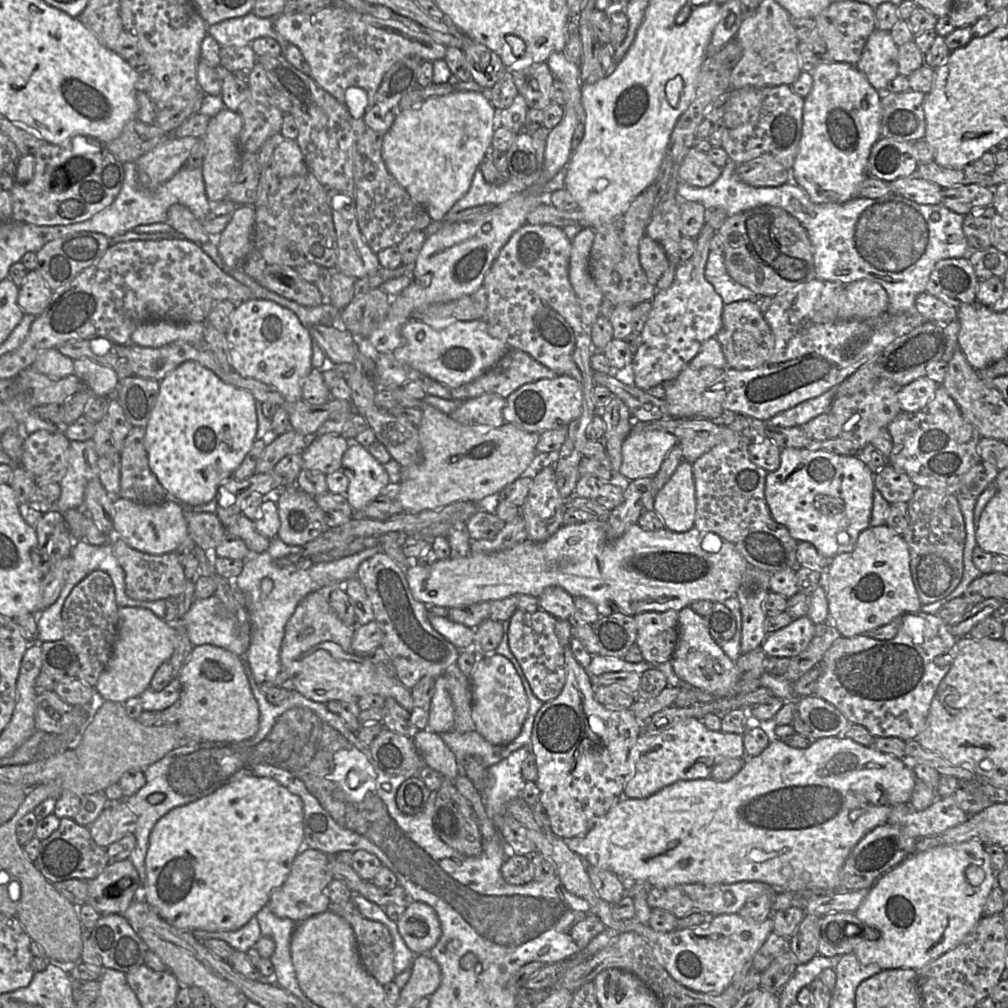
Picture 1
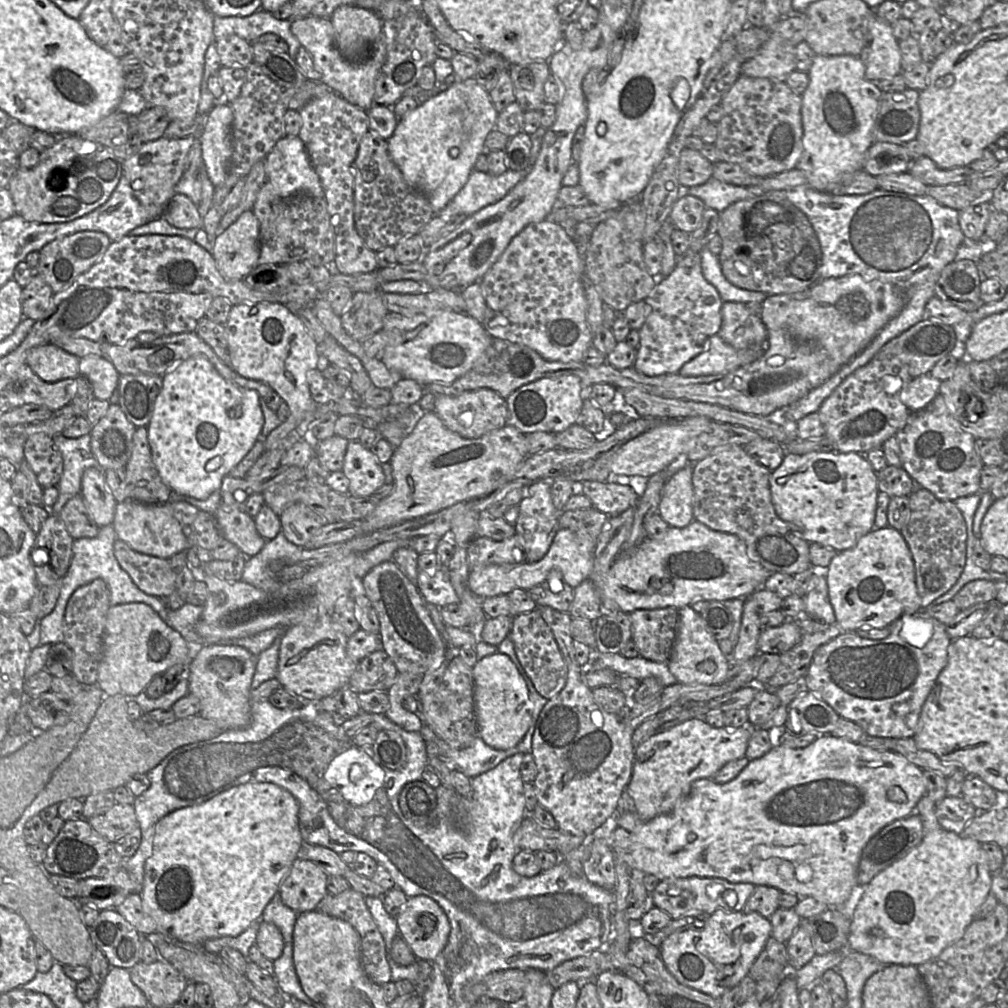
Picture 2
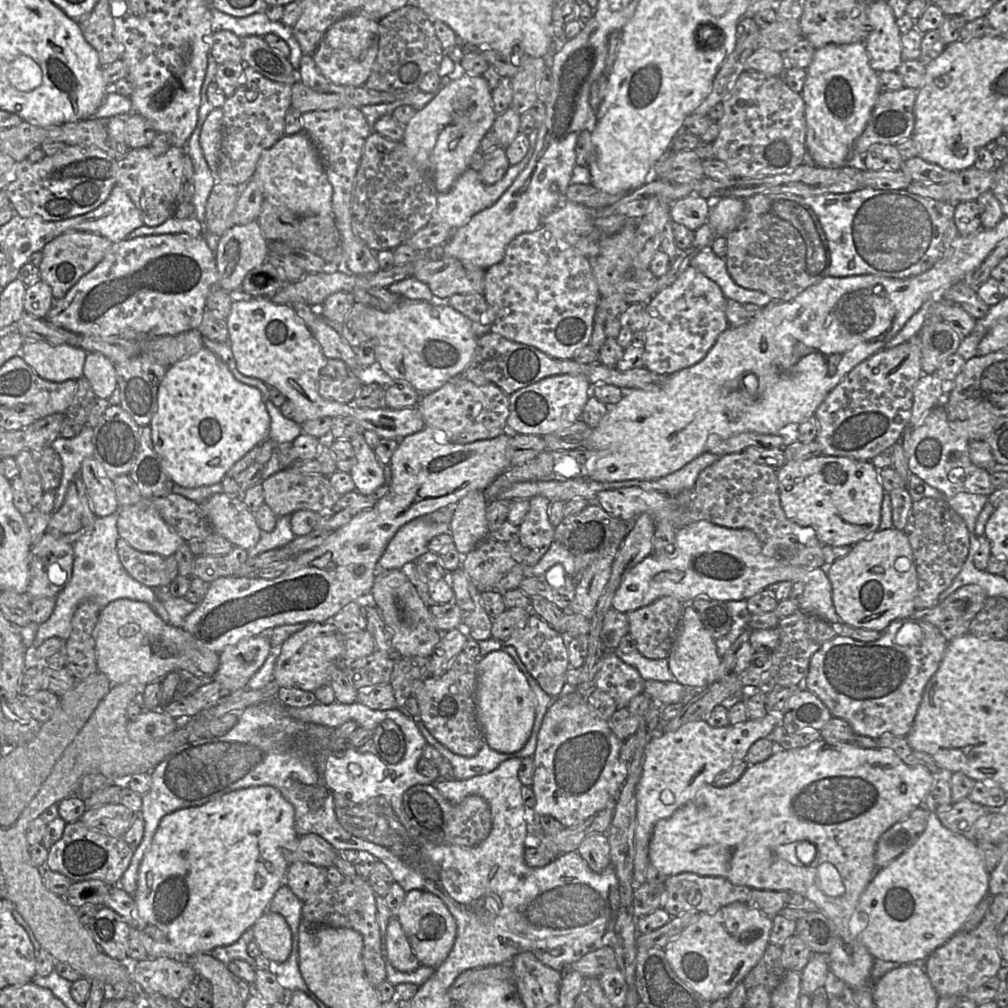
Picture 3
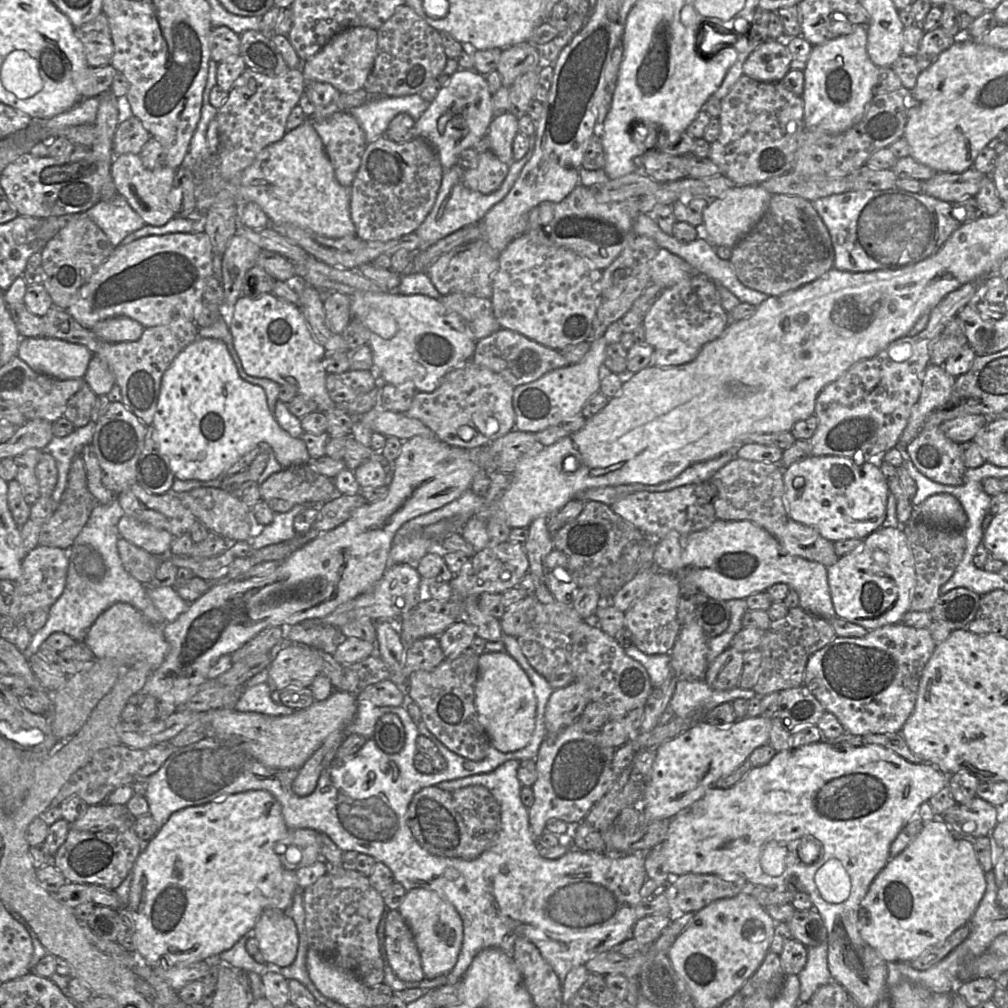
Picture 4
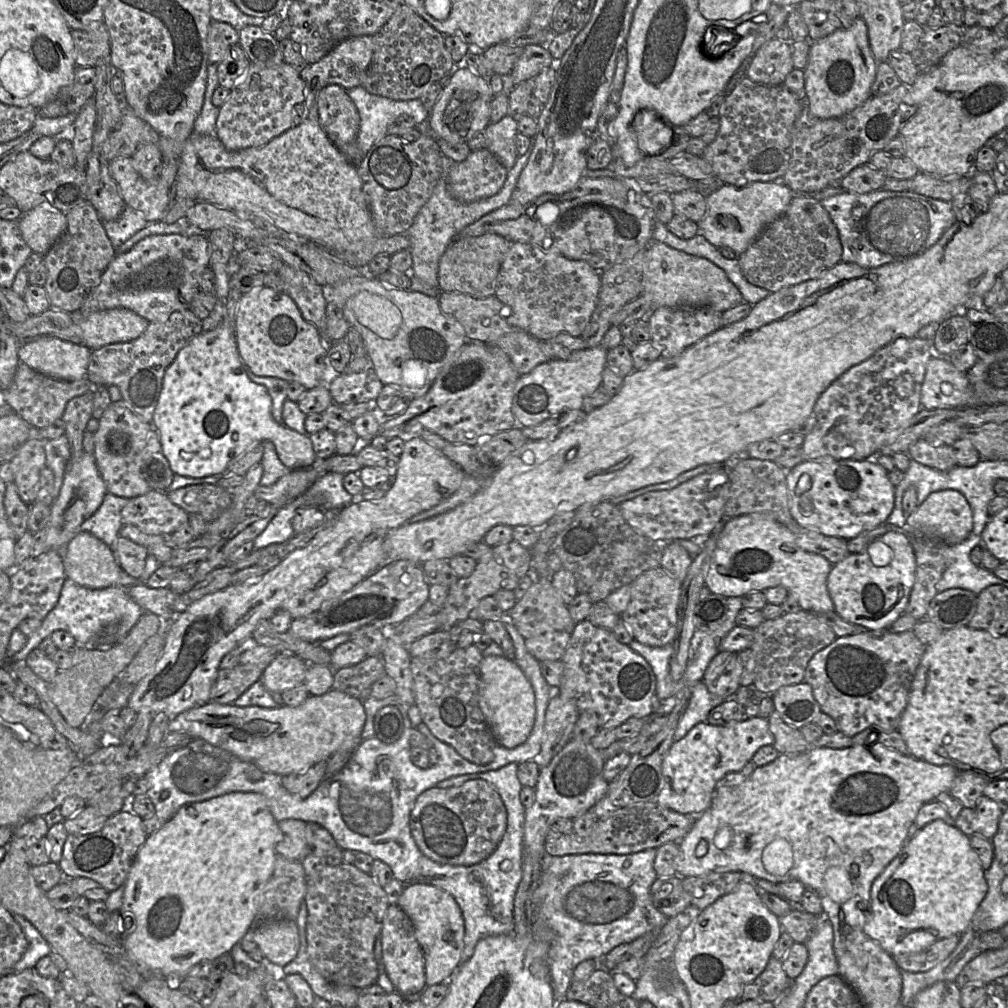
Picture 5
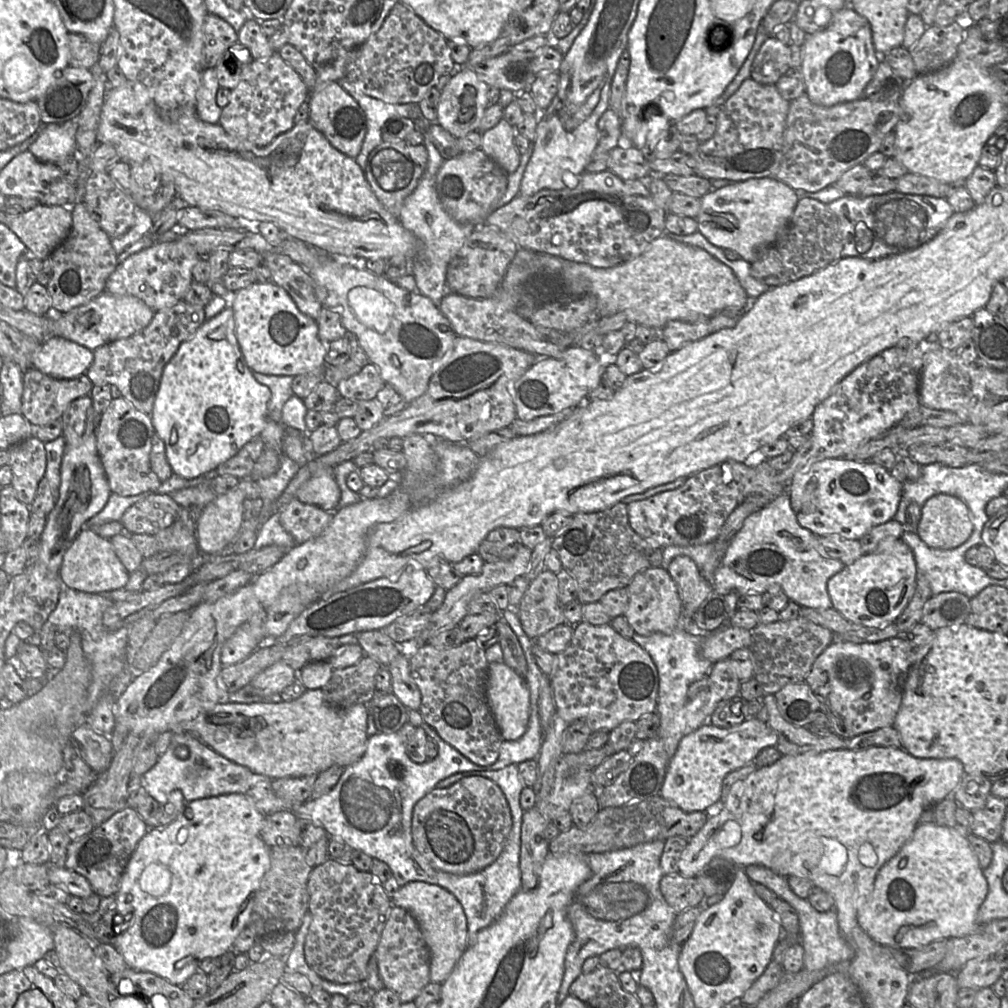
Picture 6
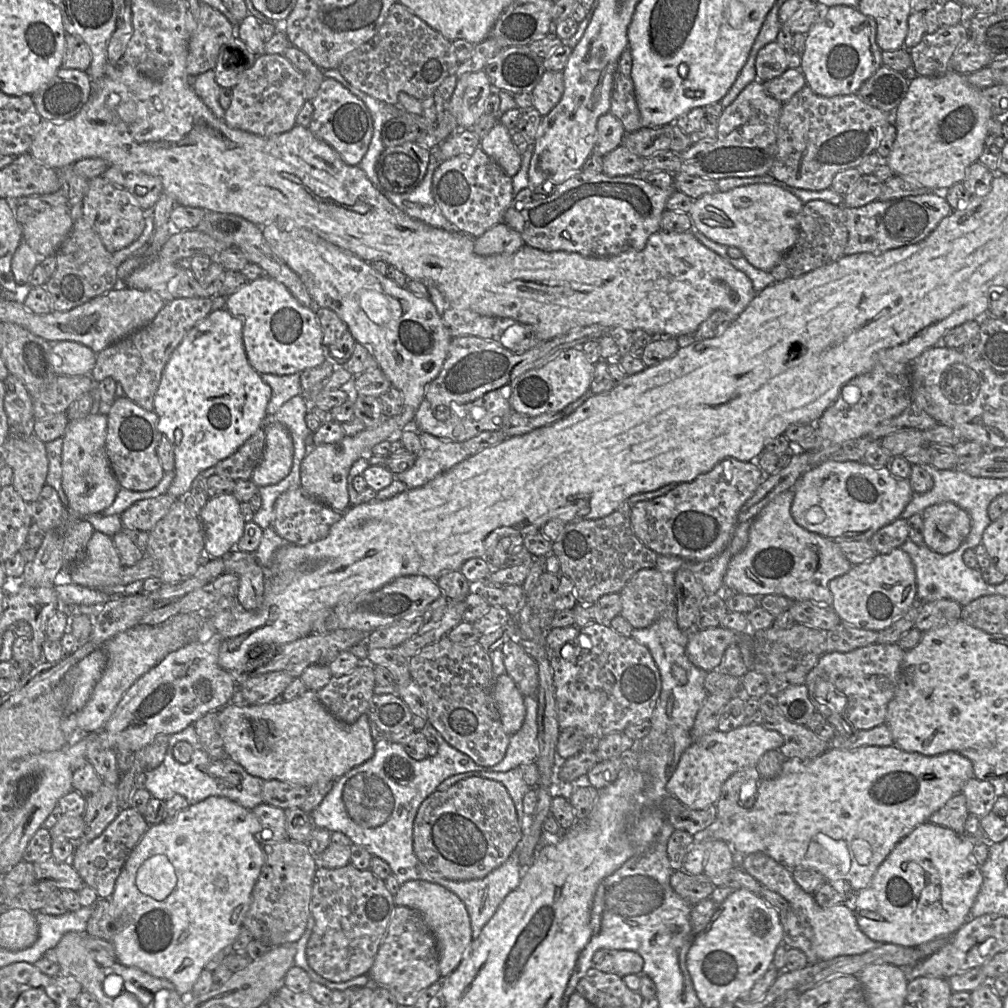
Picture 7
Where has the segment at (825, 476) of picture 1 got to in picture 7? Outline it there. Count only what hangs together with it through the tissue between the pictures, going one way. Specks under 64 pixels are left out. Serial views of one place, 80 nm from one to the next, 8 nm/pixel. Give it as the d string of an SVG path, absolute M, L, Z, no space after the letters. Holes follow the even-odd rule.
M826 461L809 468L794 487L791 514L794 521L805 529L830 539L869 541L880 528L899 518L913 496L909 479L892 475L889 467L875 468L858 461Z

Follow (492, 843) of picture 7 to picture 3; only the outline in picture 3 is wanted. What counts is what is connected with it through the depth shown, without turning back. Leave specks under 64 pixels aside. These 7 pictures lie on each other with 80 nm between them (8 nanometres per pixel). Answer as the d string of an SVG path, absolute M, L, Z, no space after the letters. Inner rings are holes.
M417 784L403 796L403 810L411 824L432 843L475 847L482 843L492 829L489 804L478 795L468 795L459 803L445 799L433 784Z

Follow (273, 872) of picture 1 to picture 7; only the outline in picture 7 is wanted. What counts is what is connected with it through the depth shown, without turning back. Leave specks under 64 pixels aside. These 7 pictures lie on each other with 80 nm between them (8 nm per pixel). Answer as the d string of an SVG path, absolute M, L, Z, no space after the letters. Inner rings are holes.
M210 796L203 801L189 805L189 807L187 807L184 811L180 811L171 821L163 821L160 824L149 826L145 834L126 859L120 875L116 880L113 894L109 898L113 908L114 918L117 920L115 923L115 934L111 940L116 952L117 961L124 966L135 967L157 978L168 980L175 986L177 992L181 996L190 996L190 992L201 972L204 970L206 963L221 950L231 947L243 926L244 918L251 906L254 886L264 865L263 845L257 841L258 831L259 821L252 810L249 810L237 802L221 796ZM155 855L166 856L173 865L177 876L177 884L175 888L170 895L162 901L154 900L143 894L138 889L136 884L136 877L139 868L147 859Z

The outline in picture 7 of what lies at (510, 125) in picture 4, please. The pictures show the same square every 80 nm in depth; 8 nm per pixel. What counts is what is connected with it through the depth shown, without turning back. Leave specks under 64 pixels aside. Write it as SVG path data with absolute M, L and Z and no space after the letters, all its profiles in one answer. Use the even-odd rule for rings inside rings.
M498 122L481 139L480 148L510 177L513 177L521 165L521 155L512 141L512 132Z

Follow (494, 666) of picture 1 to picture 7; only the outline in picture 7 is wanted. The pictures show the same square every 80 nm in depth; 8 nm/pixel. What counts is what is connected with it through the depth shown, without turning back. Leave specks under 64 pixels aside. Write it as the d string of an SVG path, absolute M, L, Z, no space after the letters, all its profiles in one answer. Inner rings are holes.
M507 673L496 677L493 696L503 728L511 736L522 727L524 722L526 715L524 696Z

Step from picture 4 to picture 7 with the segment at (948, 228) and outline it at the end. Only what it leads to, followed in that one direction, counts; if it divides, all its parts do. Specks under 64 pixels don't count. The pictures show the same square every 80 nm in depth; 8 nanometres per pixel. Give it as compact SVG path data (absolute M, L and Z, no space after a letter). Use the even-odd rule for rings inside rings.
M933 191L891 200L876 199L856 208L843 206L848 229L844 255L863 252L880 255L887 250L922 241L953 211L942 196L943 192Z

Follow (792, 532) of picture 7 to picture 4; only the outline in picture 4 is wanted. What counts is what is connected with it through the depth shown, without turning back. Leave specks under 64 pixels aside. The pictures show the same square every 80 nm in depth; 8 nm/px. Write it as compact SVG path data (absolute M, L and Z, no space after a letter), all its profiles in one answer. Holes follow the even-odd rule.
M716 519L708 528L686 536L687 542L682 549L680 567L674 572L679 583L692 582L698 592L718 600L746 599L751 594L766 591L776 583L785 583L799 595L799 607L824 619L837 616L831 599L827 578L827 567L787 553L777 539L762 527L748 520L725 521Z

